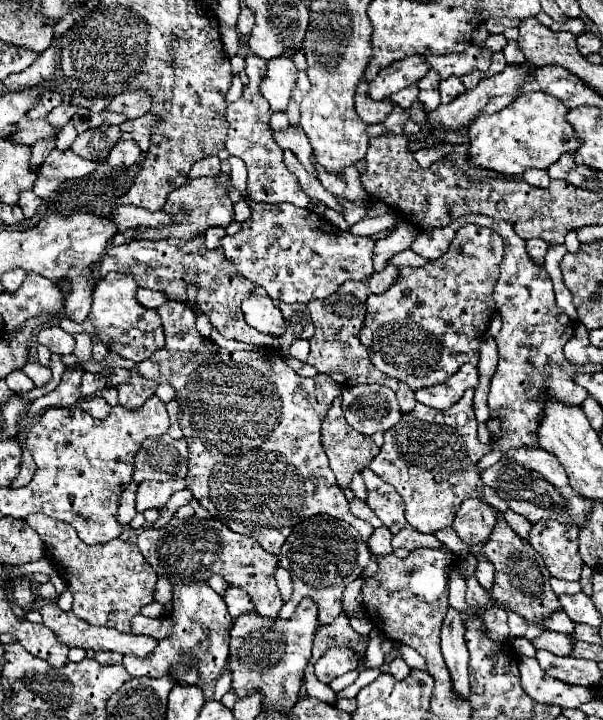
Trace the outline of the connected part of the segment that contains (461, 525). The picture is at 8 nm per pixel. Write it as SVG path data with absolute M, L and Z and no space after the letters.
M467 499L461 503L453 527L469 547L477 547L489 539L497 523L497 515L499 513L481 499Z

